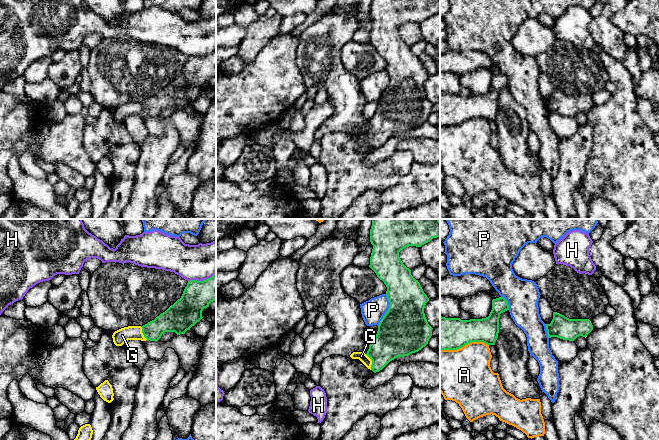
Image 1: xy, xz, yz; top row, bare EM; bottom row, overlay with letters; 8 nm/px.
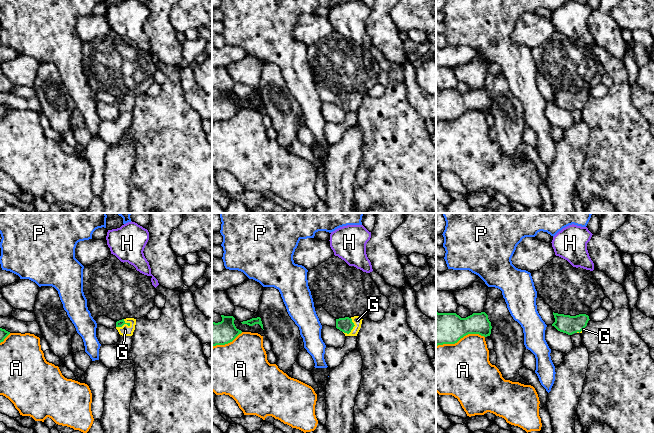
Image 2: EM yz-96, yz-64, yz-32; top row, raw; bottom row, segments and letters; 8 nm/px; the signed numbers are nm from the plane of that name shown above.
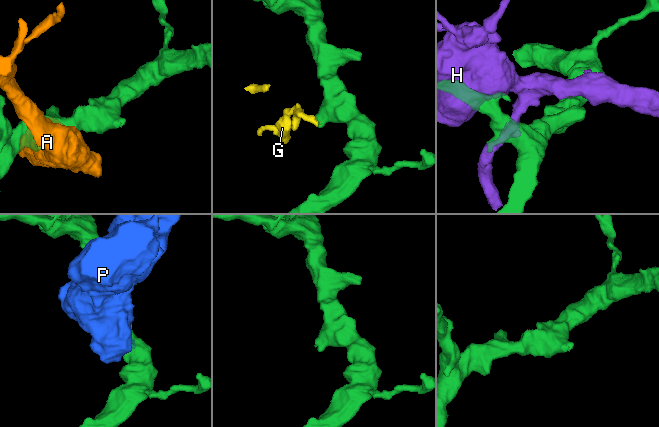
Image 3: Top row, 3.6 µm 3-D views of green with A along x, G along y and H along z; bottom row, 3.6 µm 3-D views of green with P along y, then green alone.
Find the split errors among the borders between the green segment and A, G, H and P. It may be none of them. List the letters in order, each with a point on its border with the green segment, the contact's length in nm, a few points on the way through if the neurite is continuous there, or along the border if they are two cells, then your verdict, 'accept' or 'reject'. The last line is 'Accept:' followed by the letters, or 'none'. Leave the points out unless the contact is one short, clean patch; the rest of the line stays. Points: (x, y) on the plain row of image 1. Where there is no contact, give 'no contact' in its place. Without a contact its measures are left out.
A: contact yz (464, 121); length 400 nm; reject
G: contact xz (372, 138); length 140 nm; way xz (393, 115), (372, 138), (361, 132); accept
H: contact xy (201, 57); length 240 nm; reject
P: contact xz (388, 86); length 260 nm; reject
Accept: G

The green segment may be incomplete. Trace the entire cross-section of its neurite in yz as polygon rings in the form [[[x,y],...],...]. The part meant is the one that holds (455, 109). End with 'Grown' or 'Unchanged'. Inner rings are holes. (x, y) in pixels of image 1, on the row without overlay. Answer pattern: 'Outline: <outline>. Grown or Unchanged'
Outline: [[[499,73],[492,76],[492,86],[486,94],[461,96],[440,92],[440,127],[457,126],[471,118],[495,121],[500,90],[507,86],[507,76]]]. Unchanged

